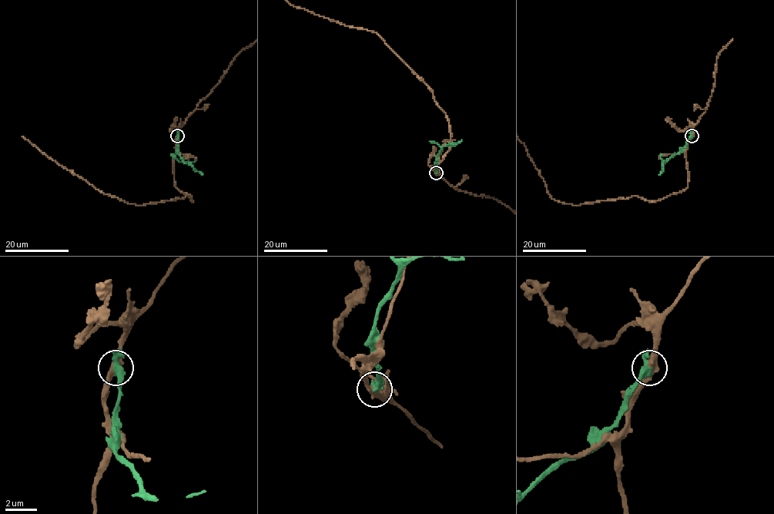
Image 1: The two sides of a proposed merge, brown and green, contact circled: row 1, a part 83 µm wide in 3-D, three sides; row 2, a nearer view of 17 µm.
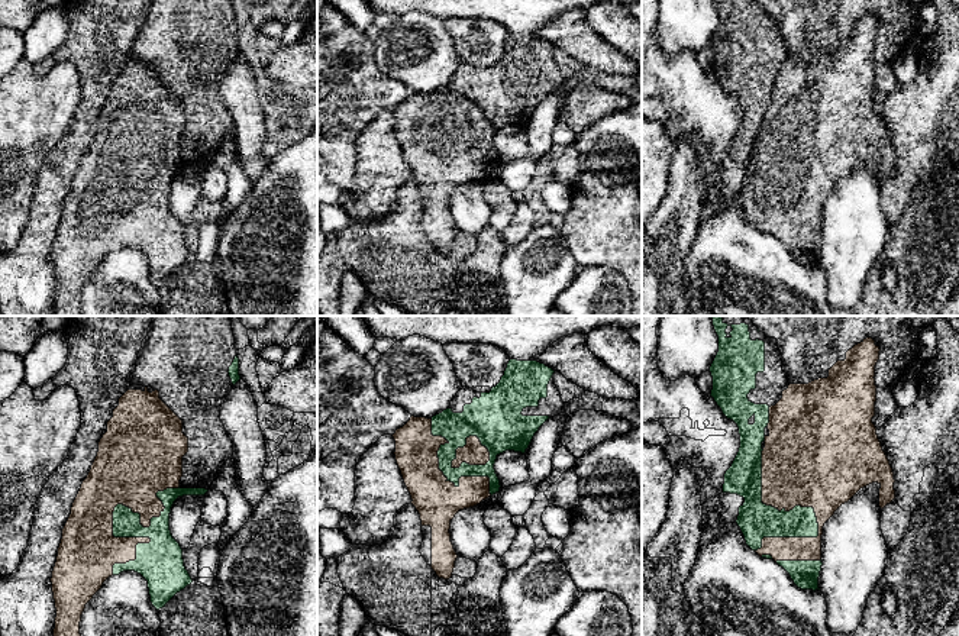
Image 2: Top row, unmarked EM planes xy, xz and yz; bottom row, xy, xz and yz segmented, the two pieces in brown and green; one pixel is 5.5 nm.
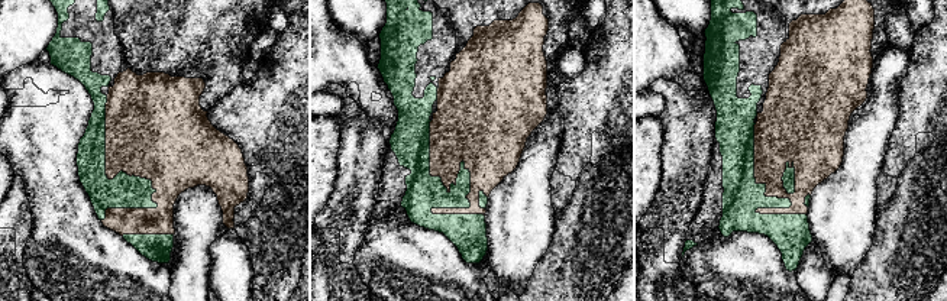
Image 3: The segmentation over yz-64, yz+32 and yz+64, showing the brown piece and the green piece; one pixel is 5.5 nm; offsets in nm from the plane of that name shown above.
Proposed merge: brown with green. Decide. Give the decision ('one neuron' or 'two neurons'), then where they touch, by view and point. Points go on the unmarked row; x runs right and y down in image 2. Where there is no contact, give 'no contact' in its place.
two neurons | xy (112, 194)

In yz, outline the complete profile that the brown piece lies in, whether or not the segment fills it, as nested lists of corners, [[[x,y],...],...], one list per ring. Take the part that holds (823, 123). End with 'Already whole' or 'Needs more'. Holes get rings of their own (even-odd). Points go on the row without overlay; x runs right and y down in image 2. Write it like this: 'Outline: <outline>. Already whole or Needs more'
Outline: [[[872,13],[863,14],[846,28],[845,36],[837,36],[829,45],[827,54],[790,59],[782,74],[769,83],[769,110],[762,126],[762,178],[779,187],[790,187],[795,181],[813,183],[818,212],[763,213],[762,223],[755,226],[759,232],[771,230],[775,238],[820,236],[824,198],[860,164],[878,158],[881,184],[895,174],[894,148],[872,99],[879,26]]]. Already whole

